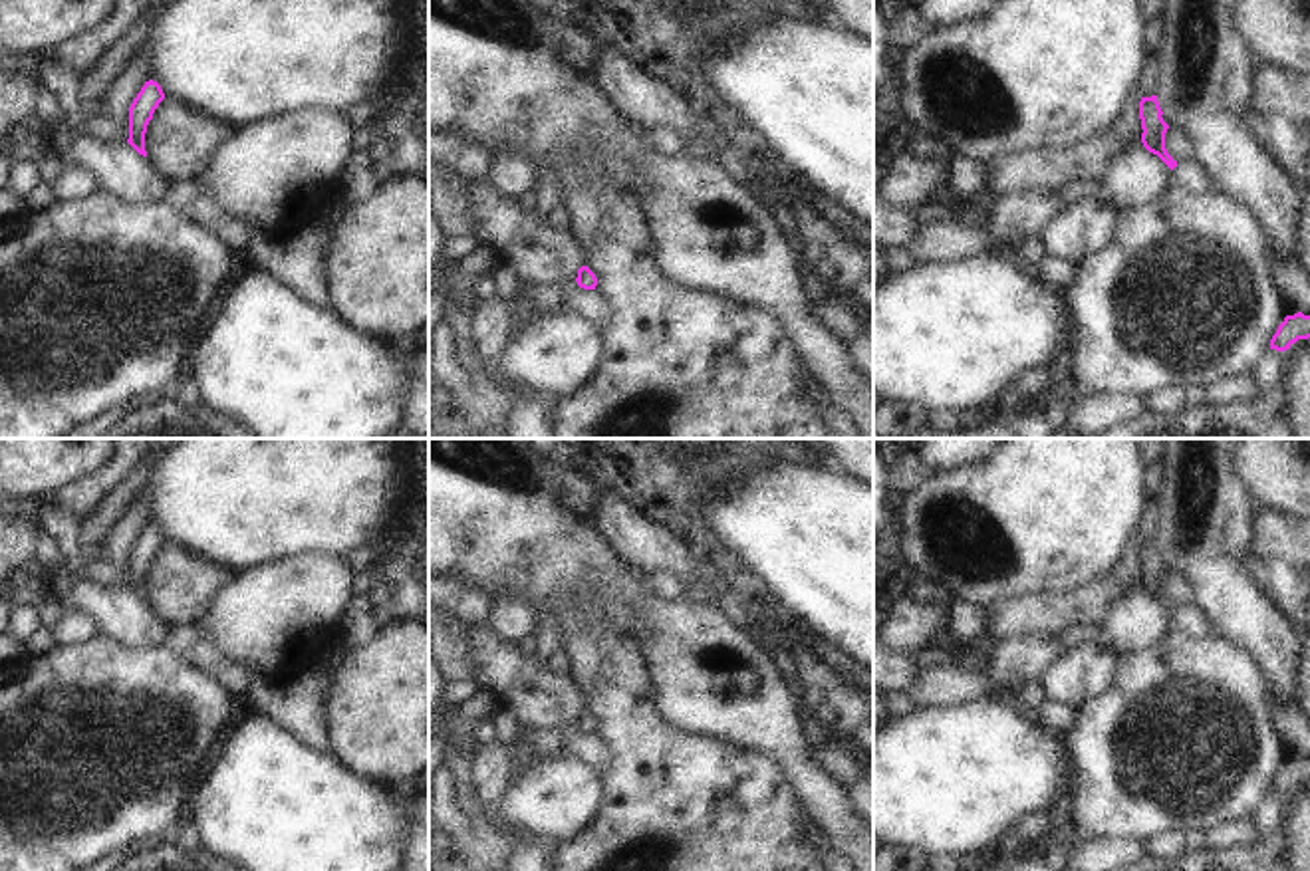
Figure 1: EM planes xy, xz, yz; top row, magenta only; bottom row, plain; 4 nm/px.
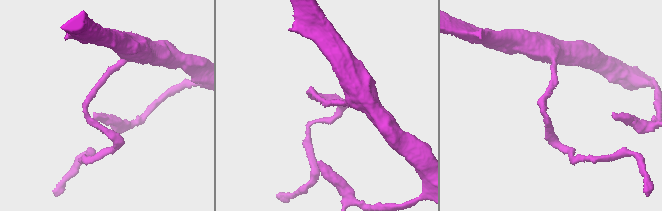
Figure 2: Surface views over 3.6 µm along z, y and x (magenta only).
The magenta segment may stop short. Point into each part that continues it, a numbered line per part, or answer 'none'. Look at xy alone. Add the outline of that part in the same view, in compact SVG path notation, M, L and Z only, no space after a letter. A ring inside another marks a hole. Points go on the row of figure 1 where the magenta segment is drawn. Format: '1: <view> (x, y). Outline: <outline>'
none.

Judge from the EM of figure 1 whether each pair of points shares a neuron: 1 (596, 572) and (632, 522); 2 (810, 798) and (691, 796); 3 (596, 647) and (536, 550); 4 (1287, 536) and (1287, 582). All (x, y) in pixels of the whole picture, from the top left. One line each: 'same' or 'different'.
1: different
2: different
3: different
4: same

